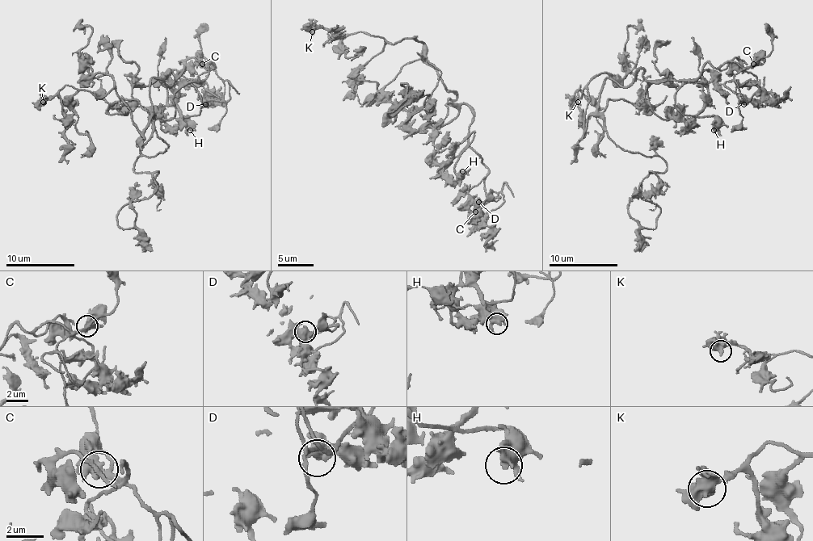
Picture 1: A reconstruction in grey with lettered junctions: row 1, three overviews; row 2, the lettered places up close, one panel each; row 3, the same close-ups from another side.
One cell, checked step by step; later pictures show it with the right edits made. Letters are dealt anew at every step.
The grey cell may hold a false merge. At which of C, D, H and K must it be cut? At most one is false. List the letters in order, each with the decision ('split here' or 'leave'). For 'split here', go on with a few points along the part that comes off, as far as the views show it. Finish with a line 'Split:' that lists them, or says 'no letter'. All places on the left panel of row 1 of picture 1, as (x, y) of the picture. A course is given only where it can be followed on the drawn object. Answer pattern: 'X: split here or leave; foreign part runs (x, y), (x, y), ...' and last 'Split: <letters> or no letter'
C: leave
D: leave
H: leave
K: leave
Split: no letter

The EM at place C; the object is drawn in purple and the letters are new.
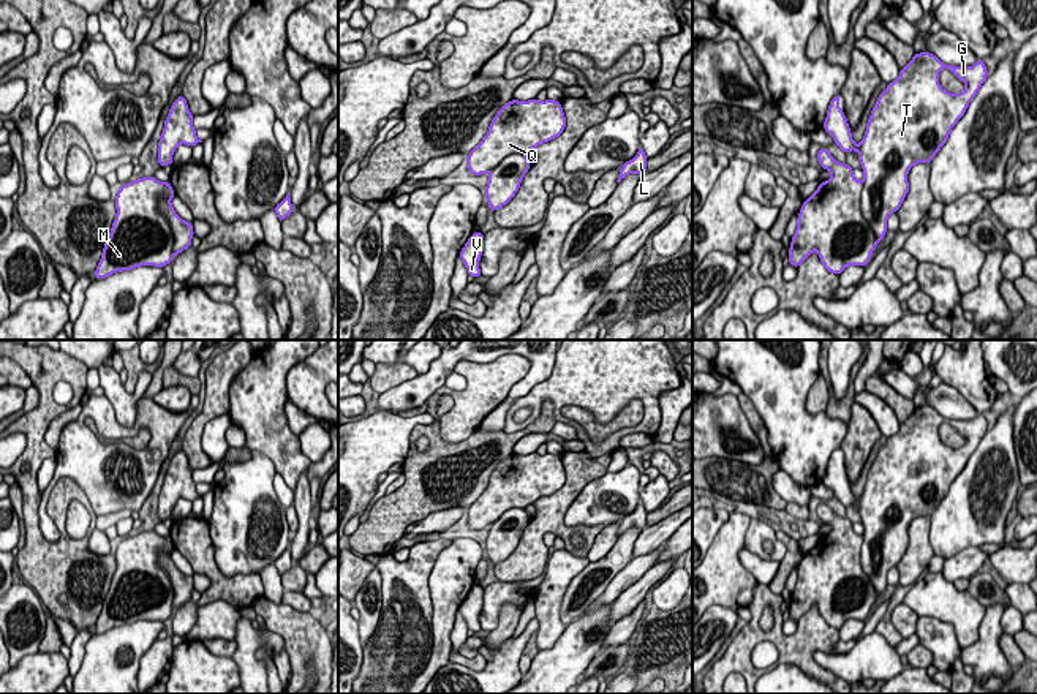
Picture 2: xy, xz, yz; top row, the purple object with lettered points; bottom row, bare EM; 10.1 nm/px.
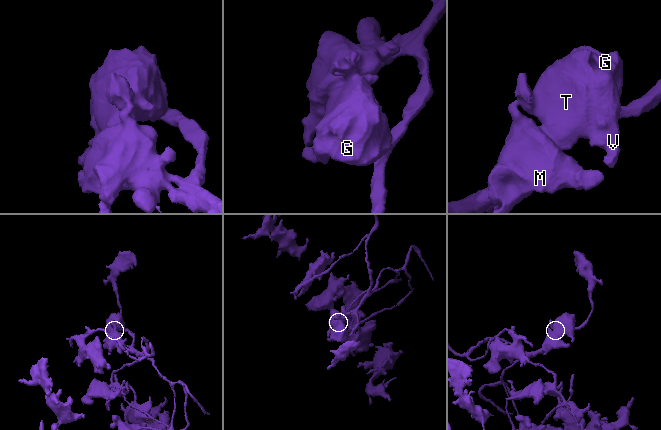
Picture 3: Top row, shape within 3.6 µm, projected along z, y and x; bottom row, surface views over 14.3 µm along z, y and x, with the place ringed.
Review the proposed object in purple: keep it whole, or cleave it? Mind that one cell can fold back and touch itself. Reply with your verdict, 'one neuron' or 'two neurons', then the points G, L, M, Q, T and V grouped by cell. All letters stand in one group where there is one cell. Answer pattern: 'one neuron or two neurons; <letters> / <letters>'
one neuron; G L M Q T V

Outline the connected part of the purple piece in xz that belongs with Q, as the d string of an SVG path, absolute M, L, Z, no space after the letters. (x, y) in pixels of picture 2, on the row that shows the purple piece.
M511 100L490 122L488 133L465 160L473 175L490 174L485 198L492 212L518 191L530 169L526 152L558 138L566 128L561 101Z

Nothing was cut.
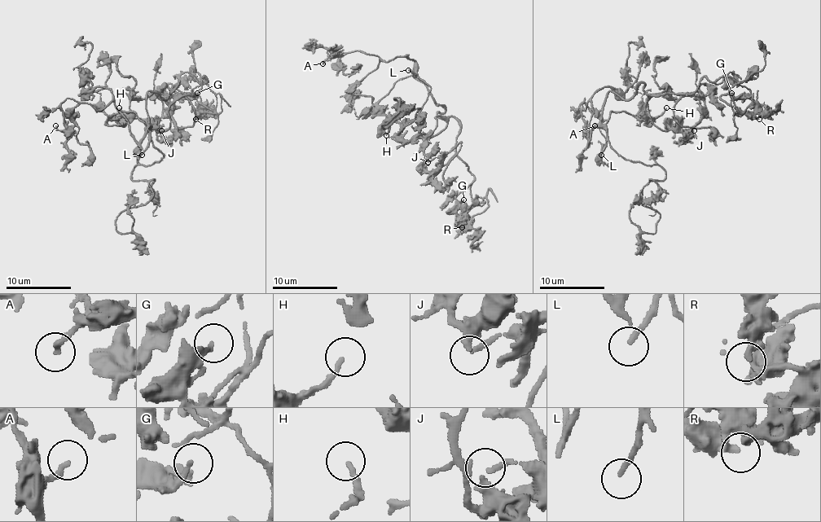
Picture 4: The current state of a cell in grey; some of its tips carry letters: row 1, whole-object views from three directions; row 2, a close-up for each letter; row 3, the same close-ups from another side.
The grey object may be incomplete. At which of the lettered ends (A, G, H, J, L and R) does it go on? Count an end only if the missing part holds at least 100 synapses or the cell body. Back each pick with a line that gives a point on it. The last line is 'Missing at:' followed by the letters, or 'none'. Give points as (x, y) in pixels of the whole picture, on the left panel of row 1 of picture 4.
L: place (142, 155)
Missing at: L

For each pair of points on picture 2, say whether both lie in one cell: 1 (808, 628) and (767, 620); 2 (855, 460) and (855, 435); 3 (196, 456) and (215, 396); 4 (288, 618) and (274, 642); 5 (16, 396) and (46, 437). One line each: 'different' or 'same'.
1: different
2: same
3: same
4: different
5: different

